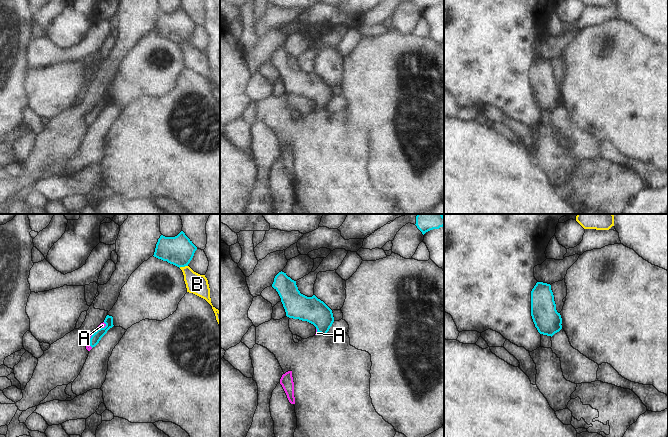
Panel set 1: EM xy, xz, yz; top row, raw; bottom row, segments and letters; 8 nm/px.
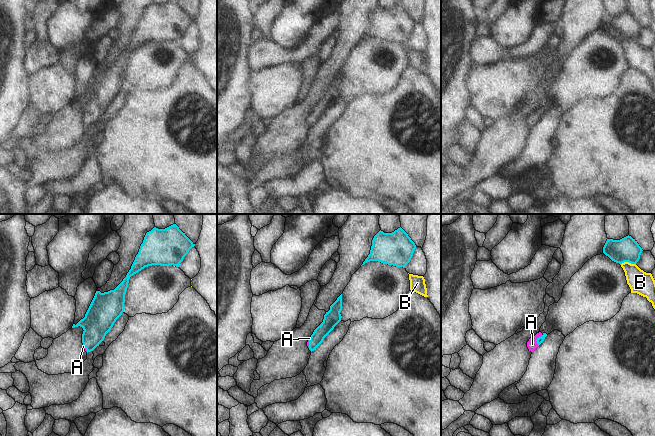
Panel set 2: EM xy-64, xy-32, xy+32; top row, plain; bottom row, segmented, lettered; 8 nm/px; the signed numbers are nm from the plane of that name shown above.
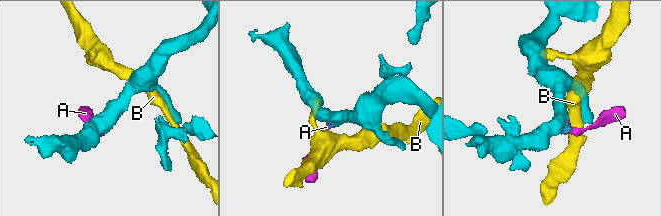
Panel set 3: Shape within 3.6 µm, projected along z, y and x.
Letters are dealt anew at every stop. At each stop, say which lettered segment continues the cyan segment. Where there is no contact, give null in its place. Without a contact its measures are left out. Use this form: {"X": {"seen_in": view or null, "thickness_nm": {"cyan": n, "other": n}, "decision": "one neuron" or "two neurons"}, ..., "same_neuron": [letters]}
{"A": {"seen_in": "xy", "thickness_nm": {"cyan": 80, "other": 50}, "decision": "one neuron"}, "B": {"seen_in": "xy", "thickness_nm": {"cyan": 240, "other": 160}, "decision": "two neurons"}, "same_neuron": ["A"]}

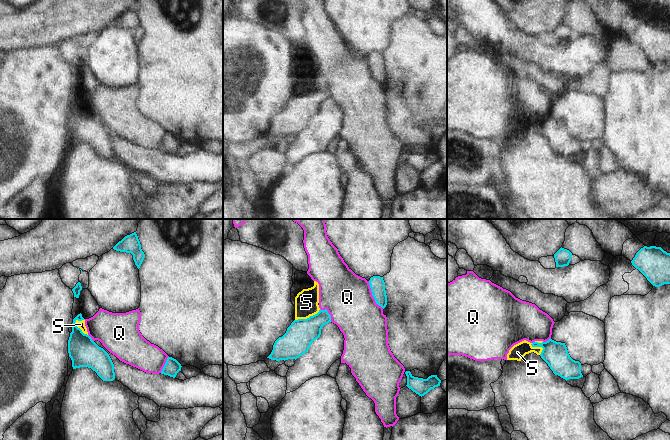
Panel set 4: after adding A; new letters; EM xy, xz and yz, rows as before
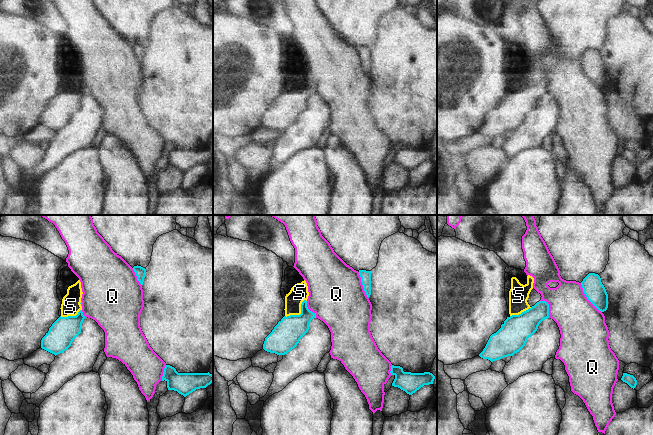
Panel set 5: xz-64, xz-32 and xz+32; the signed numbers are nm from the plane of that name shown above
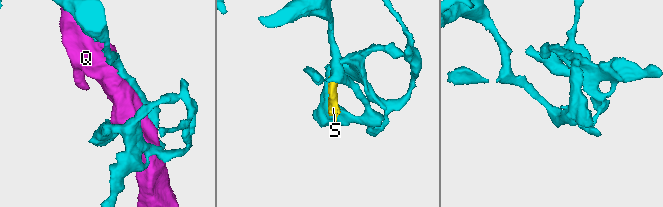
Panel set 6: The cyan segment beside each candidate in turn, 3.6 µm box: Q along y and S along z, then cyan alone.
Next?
{"Q": {"seen_in": "xz", "thickness_nm": {"cyan": 120, "other": 380}, "decision": "two neurons"}, "S": {"seen_in": "xy", "thickness_nm": {"cyan": 240, "other": 60}, "decision": "two neurons"}, "same_neuron": []}

